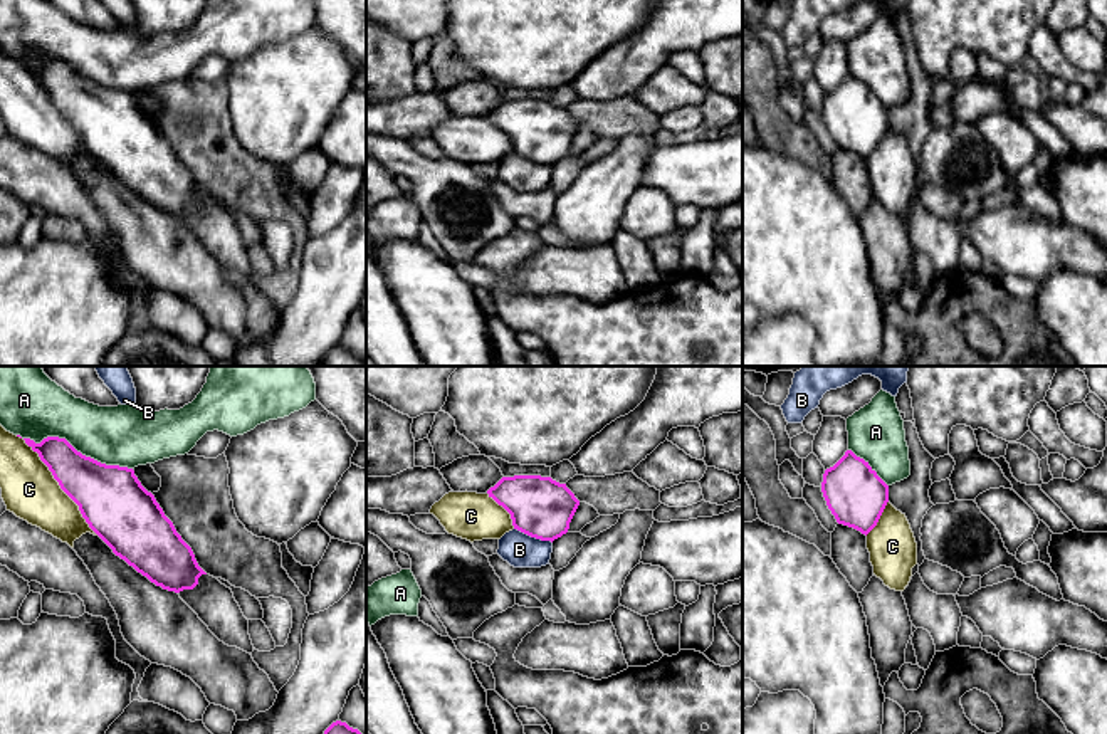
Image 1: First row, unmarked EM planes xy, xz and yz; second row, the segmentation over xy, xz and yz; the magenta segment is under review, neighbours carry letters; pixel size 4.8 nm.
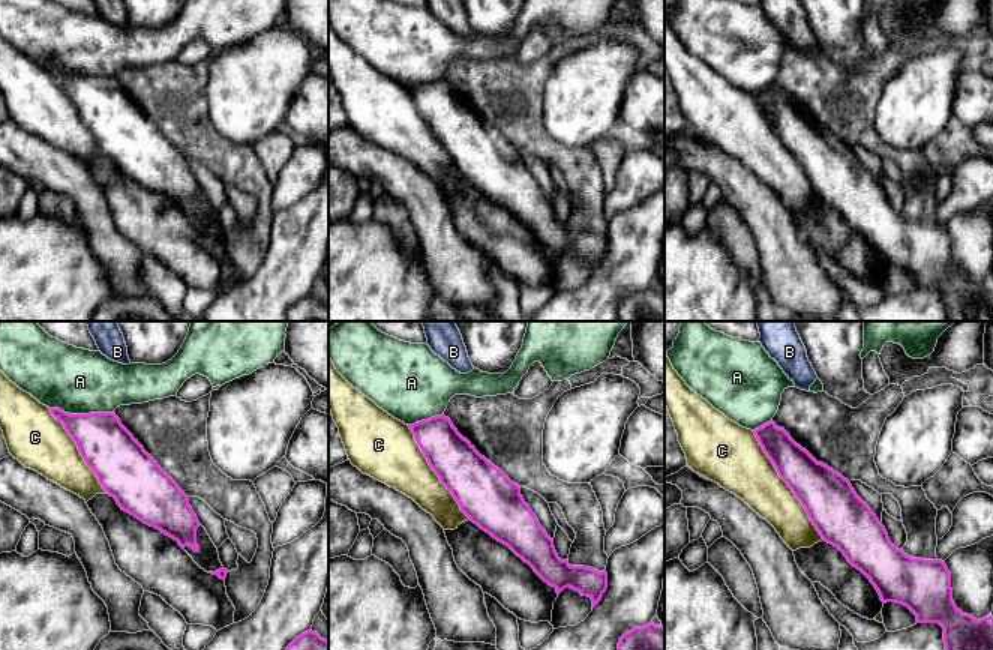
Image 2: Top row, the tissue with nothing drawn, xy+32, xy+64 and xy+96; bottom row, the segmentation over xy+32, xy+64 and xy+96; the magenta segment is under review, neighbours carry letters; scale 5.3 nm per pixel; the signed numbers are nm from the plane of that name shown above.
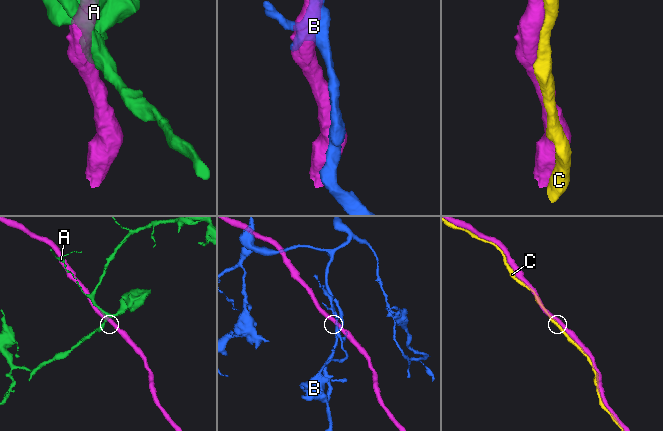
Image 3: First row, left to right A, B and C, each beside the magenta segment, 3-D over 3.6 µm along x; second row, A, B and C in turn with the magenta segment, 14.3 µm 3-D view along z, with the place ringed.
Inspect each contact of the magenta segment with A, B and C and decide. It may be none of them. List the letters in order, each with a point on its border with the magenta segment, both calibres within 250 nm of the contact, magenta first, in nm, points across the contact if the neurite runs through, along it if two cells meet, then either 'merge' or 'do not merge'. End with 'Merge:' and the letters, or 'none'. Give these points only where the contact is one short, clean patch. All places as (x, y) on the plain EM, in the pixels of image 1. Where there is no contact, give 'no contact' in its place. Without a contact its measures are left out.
A: contact xy (73, 71); calibres 260 and 300 nm; do not merge
B: contact xz (533, 160); calibres 300 and 160 nm; border xz (514, 152), (551, 167); do not merge
C: contact xy (59, 108); calibres 320 and 260 nm; merge
Merge: C

